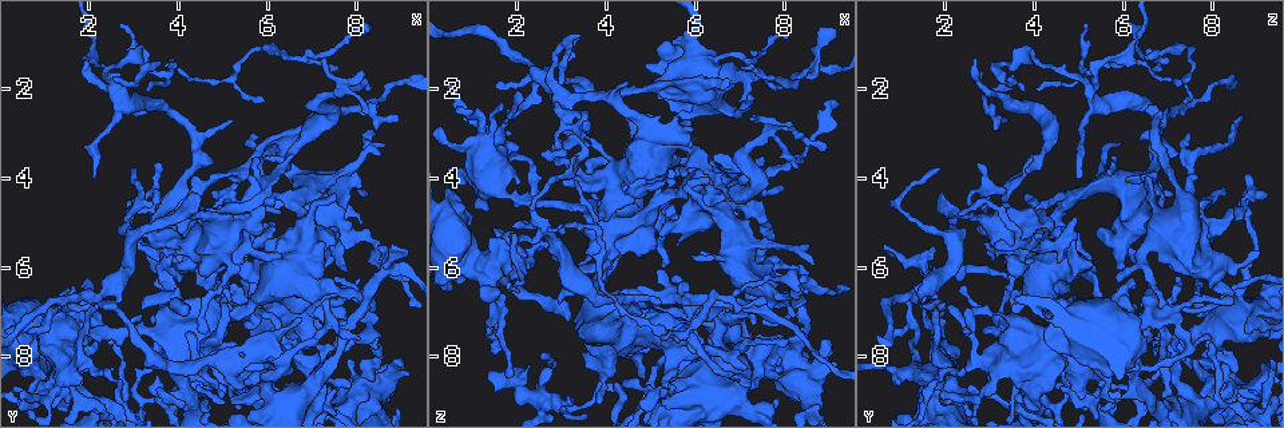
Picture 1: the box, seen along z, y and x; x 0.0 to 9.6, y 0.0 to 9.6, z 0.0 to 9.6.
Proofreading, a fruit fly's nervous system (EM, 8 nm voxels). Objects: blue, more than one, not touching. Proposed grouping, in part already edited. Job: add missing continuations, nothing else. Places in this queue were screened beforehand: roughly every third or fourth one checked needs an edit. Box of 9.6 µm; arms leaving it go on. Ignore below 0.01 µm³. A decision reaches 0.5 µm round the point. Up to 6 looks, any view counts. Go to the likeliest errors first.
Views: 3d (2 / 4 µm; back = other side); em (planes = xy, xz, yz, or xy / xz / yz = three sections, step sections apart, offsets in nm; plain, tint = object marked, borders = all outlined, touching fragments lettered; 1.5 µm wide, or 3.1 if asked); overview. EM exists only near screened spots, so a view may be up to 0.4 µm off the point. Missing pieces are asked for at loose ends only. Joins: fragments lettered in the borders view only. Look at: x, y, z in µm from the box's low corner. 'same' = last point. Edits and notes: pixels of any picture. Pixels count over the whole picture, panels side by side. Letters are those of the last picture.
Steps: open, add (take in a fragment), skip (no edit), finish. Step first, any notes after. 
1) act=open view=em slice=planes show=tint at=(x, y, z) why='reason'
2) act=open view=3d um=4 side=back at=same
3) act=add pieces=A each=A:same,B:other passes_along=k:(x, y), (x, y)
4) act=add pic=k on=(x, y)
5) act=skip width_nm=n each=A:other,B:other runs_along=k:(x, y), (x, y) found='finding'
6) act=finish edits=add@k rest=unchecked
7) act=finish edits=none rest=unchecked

act=open view=3d um=2 at=(2.60, 7.75, 7.90) why='thin end'

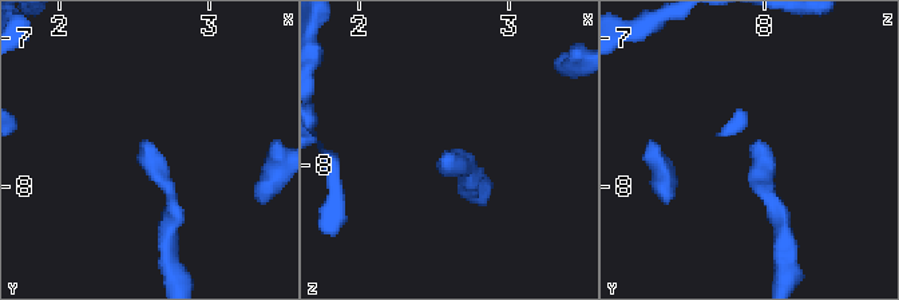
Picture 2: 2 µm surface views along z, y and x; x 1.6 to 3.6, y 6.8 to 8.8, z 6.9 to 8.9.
act=open view=em slice=yz step=4 show=borders at=(2.56, 7.72, 7.94) why='now the EM'

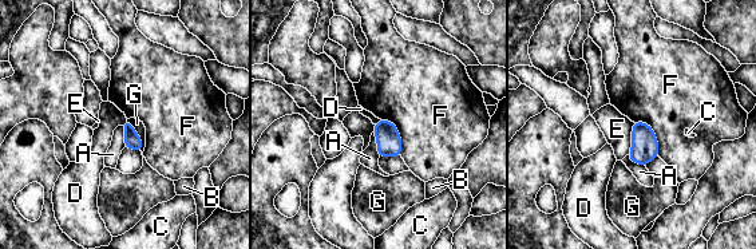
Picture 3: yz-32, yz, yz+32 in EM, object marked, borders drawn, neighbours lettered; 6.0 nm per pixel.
act=skip each=A:other,B:other,C:other,D:other,E:other,F:other,G:other border=3:(126, 118), (121, 125) found='none of them fits'

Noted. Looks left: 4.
act=open view=3d um=2 at=(7.50, 1.55, 6.65) why='tapers out'

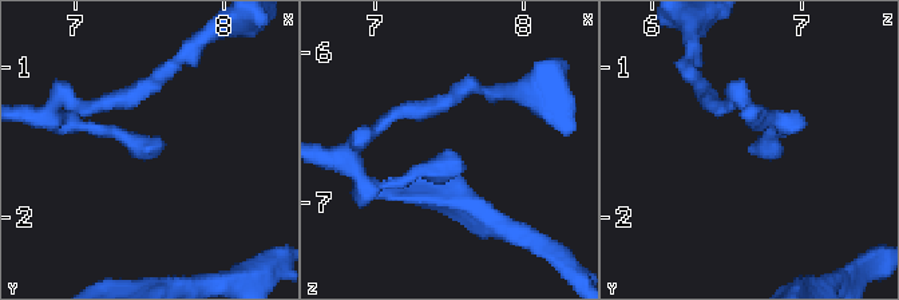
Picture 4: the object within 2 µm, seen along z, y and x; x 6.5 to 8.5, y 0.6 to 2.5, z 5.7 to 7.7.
act=open view=em slice=planes show=borders at=(7.50, 1.54, 6.64)

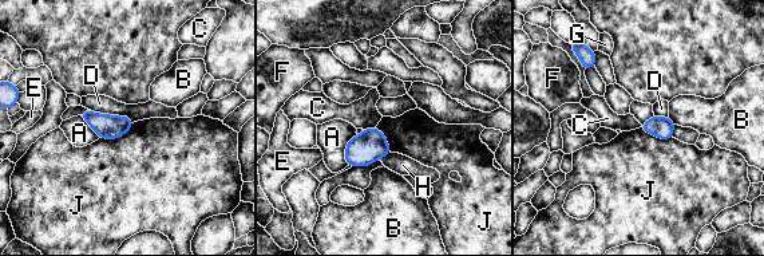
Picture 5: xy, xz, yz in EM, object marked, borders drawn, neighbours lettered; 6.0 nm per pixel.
act=skip each=A:other,B:other,C:other,D:other,E:other,F:other,G:other,H:other,J:other border=5:(375, 126), (369, 126), (365, 130) found='none of them fits'

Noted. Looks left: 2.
act=open view=3d um=4 at=(8.30, 2.00, 3.75) why='tapers out'

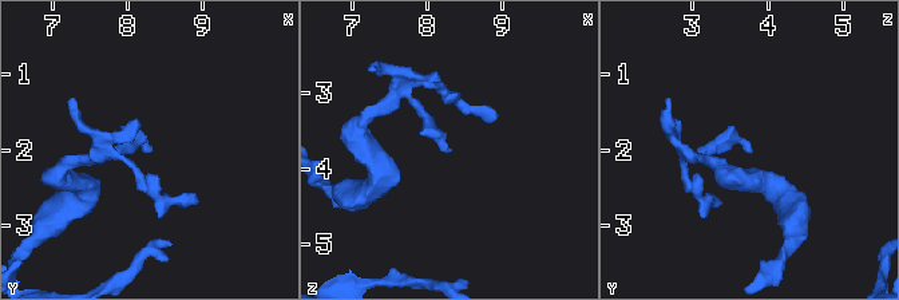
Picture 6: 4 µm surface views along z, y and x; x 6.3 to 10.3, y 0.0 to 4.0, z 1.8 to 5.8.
act=open view=em slice=xy step=4 show=borders at=(8.30, 2.00, 3.75)

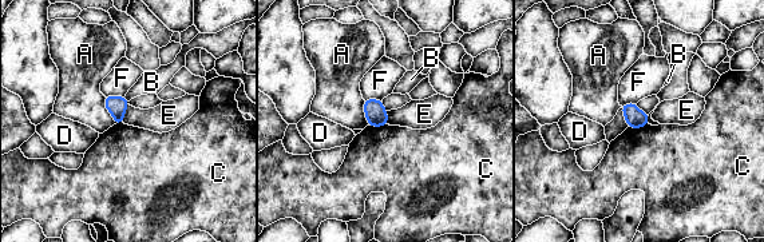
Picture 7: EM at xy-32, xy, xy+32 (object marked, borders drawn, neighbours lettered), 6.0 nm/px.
act=skip width_nm=120 each=A:other,B:other,C:other,D:other,E:other,F:other border=7:(129, 104), (123, 122) found='no lettered fragment goes on from it'

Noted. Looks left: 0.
act=finish edits=none rest=unchecked

